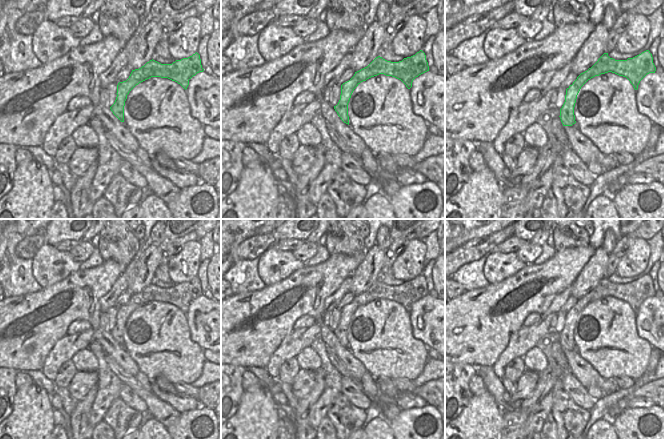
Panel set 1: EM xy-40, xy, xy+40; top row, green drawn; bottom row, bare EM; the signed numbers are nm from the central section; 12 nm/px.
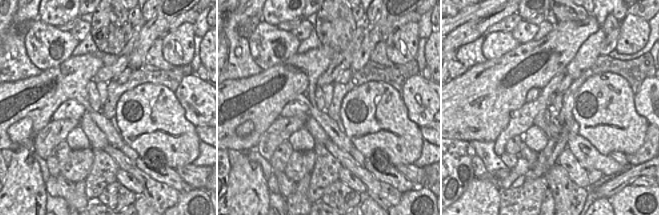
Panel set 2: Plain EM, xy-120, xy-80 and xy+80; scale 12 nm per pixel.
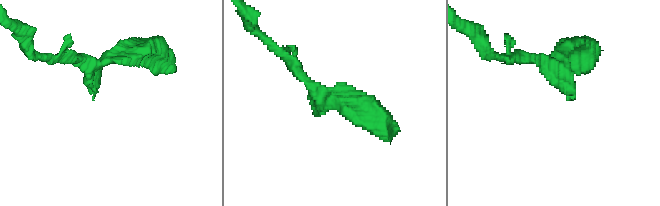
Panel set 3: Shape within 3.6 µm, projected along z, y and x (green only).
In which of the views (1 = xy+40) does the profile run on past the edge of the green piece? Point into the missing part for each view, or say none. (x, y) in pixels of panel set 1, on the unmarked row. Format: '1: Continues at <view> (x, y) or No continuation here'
1: No continuation here

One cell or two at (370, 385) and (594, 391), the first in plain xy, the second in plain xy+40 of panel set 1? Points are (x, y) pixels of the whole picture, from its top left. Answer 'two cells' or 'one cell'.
one cell

